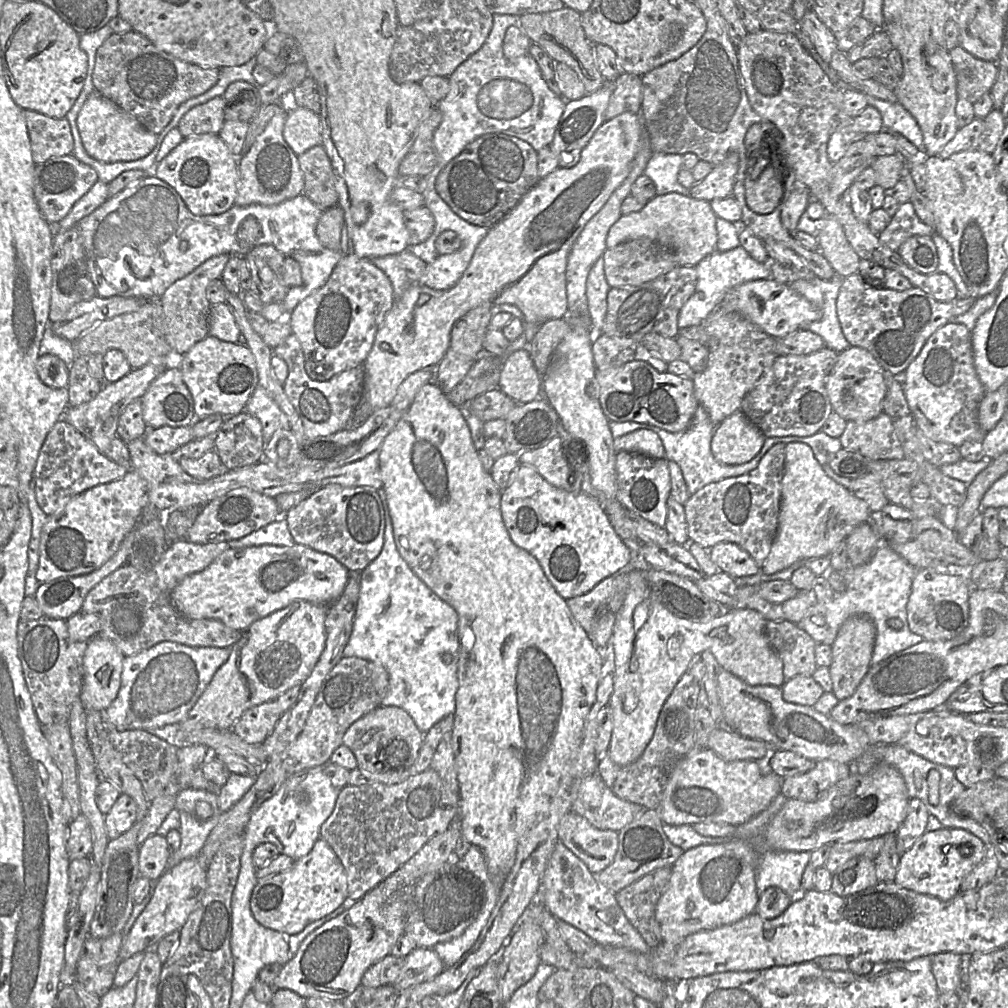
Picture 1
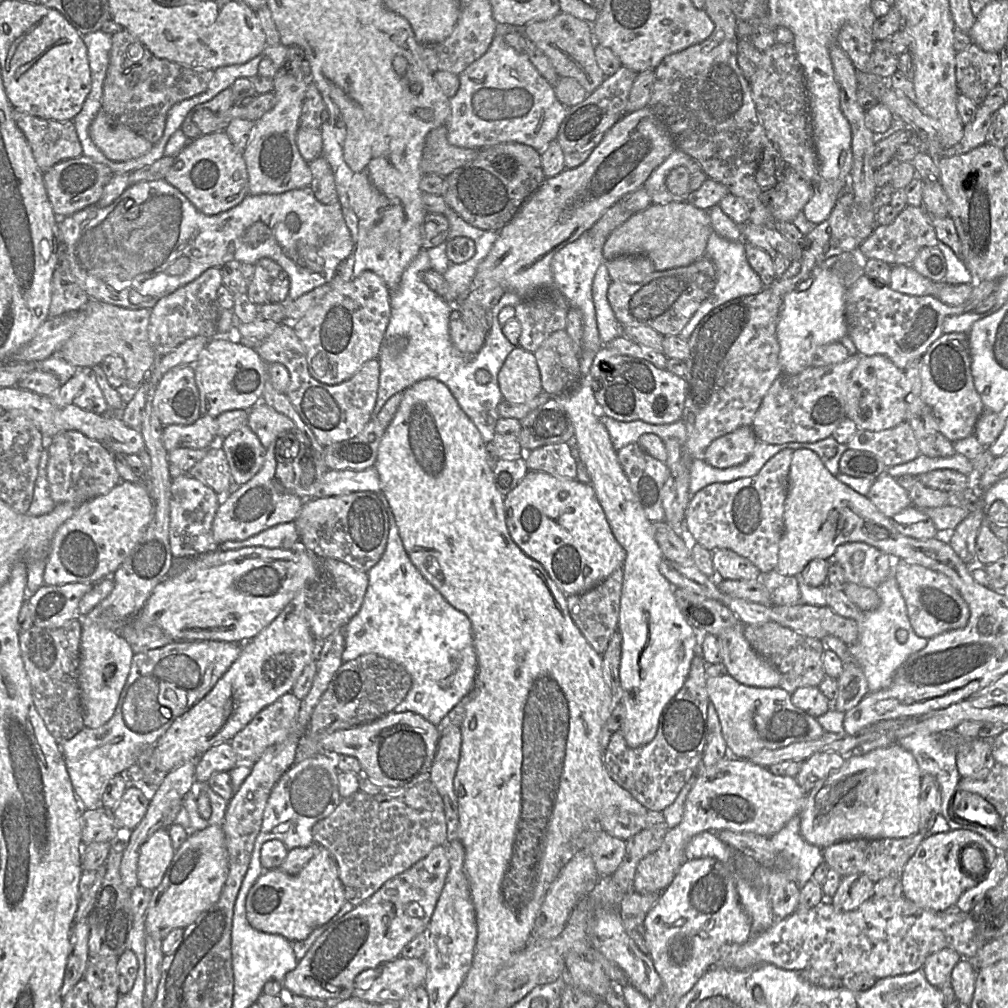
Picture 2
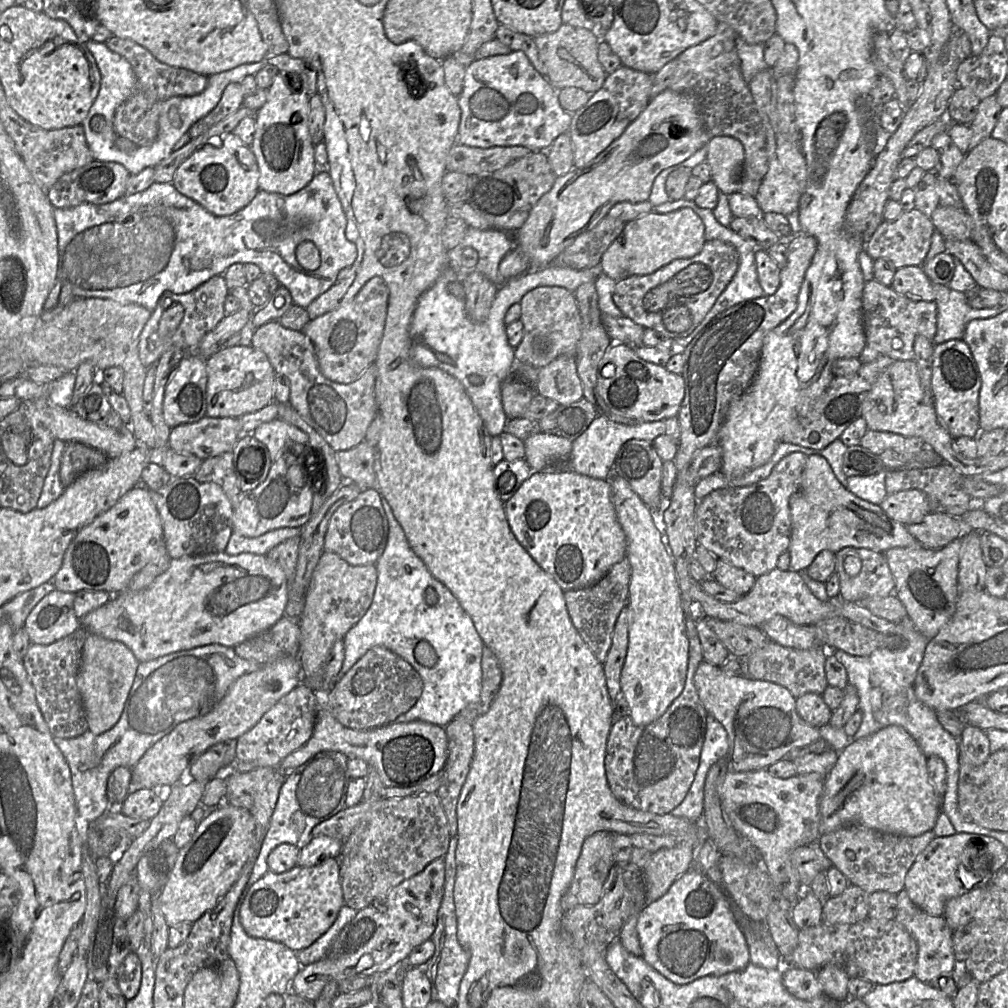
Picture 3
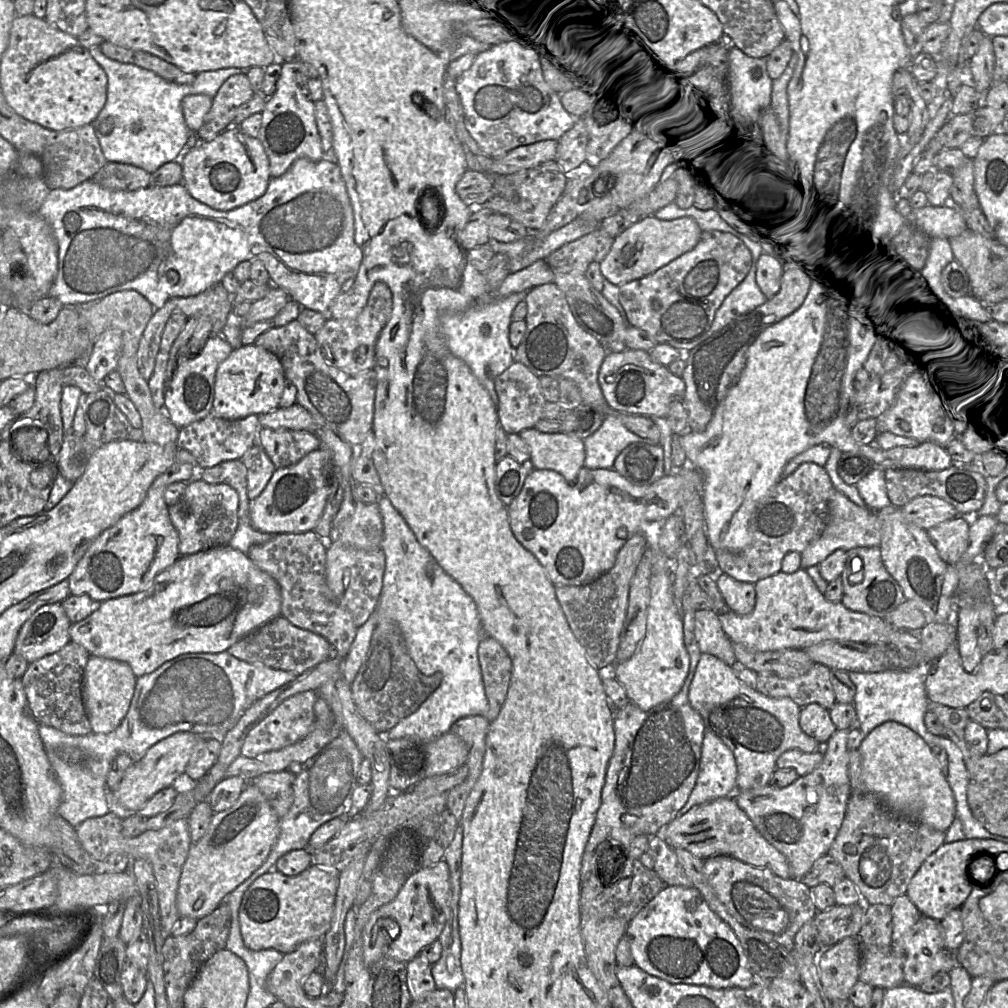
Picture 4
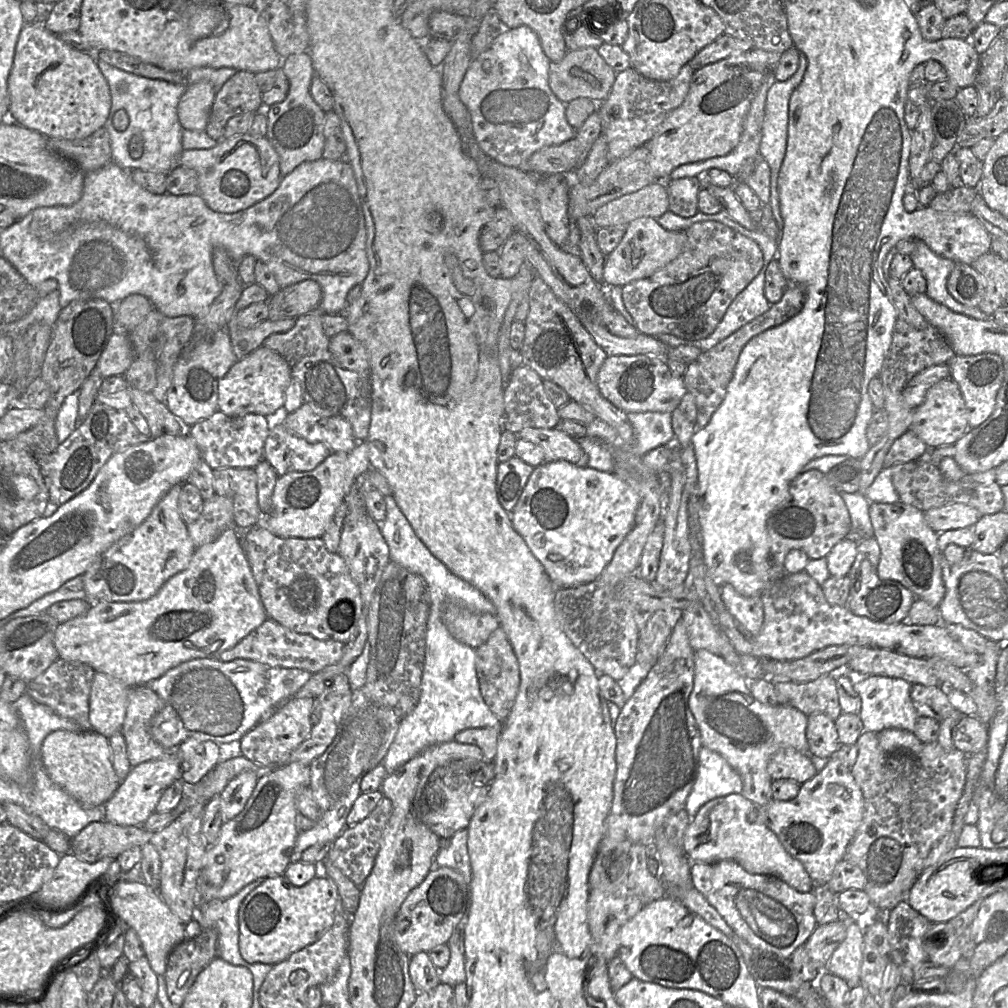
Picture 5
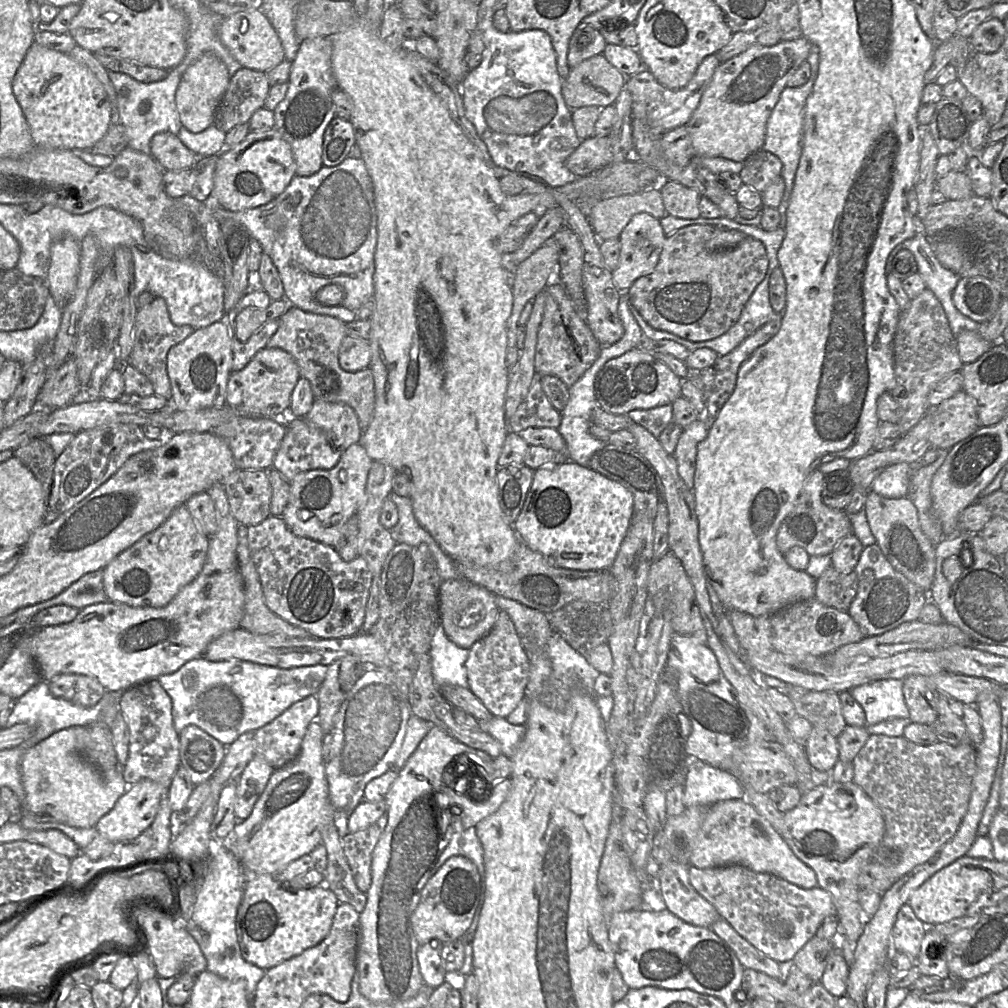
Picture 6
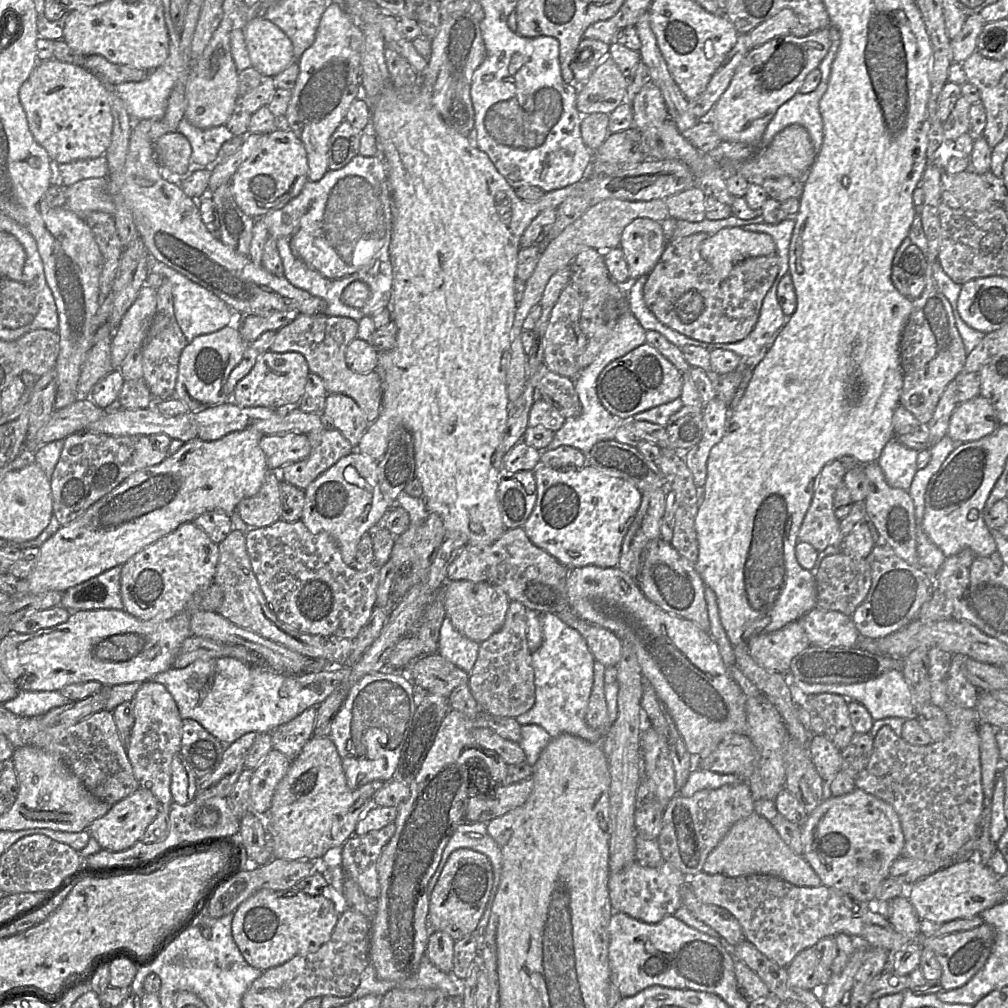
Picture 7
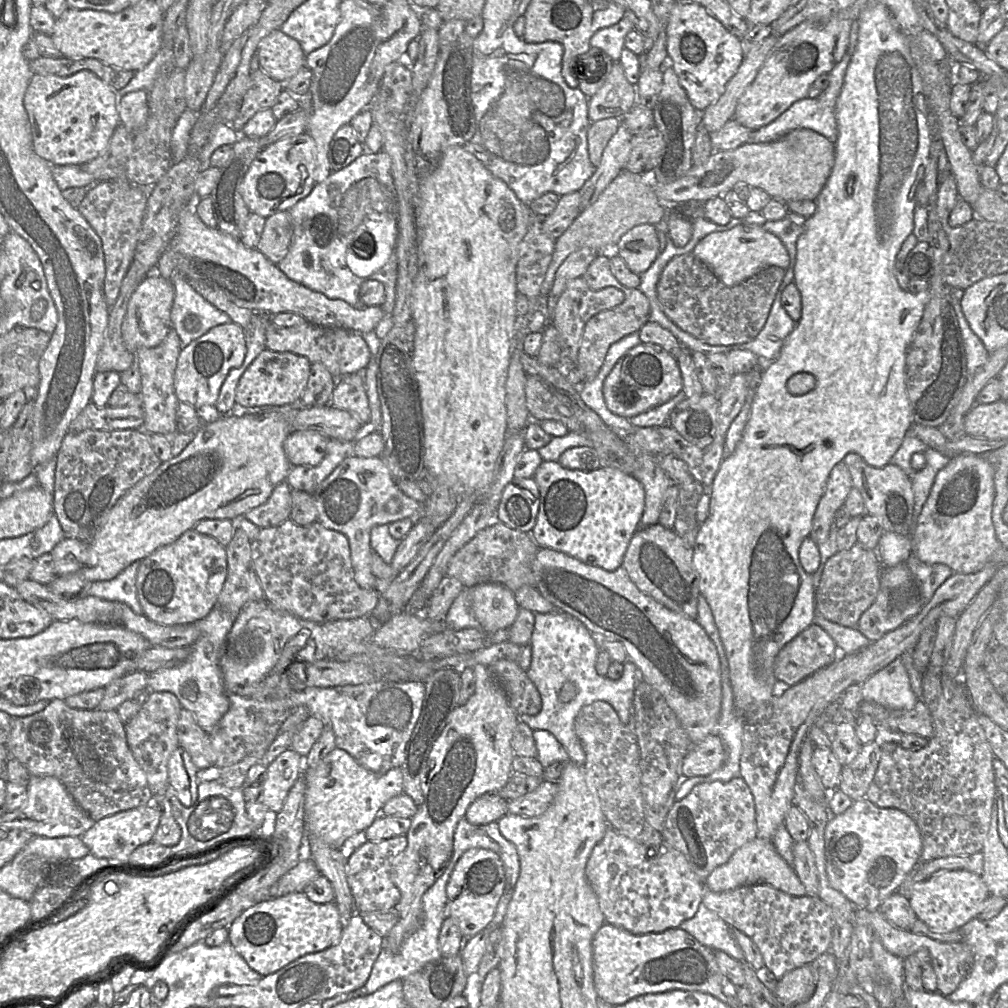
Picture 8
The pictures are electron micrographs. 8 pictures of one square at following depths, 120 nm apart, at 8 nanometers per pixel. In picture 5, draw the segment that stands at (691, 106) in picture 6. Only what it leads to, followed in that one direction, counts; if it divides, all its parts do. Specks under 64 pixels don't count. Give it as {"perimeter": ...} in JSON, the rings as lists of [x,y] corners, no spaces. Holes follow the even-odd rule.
{"perimeter":[[[687,63],[675,78],[668,81],[647,79],[634,68],[616,74],[609,95],[598,103],[596,110],[601,119],[601,133],[606,138],[610,162],[628,155],[653,137],[667,115],[685,100],[694,72]]]}

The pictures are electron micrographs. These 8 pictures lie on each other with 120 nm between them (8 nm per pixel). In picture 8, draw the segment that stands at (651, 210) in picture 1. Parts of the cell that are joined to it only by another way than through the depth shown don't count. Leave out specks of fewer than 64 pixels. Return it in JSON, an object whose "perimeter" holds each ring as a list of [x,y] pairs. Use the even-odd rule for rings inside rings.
{"perimeter":[[[637,225],[621,237],[613,252],[625,261],[632,272],[641,275],[660,254],[657,232],[655,225]]]}

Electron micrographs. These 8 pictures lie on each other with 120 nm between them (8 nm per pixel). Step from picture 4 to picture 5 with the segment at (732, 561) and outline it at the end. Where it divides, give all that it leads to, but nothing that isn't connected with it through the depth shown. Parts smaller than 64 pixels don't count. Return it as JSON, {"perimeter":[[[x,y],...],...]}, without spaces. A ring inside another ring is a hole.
{"perimeter":[[[816,469],[800,473],[790,483],[787,499],[770,512],[766,520],[766,529],[771,559],[782,568],[786,555],[792,549],[804,551],[810,559],[819,559],[826,557],[837,543],[852,535],[850,514],[840,493],[830,484],[826,474]]]}

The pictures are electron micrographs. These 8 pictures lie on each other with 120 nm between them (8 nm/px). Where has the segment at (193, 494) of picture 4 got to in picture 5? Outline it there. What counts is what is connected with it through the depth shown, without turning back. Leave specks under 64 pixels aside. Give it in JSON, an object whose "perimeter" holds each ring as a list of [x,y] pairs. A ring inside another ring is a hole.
{"perimeter":[[[214,495],[204,501],[199,518],[187,524],[189,535],[199,548],[215,541],[220,535],[231,527],[236,527],[231,499],[221,495]]]}

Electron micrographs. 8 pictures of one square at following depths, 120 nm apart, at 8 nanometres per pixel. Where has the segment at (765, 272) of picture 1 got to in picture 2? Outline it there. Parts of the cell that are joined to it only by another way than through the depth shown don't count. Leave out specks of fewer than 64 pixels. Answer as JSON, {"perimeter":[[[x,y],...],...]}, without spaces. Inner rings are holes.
{"perimeter":[[[714,231],[711,232],[704,256],[710,259],[714,264],[717,273],[717,282],[710,296],[701,303],[697,311],[693,314],[689,322],[682,329],[678,337],[688,341],[697,325],[713,309],[723,305],[730,300],[742,296],[755,295],[763,290],[764,286],[760,277],[753,270],[747,260],[745,246],[746,242],[743,240],[731,241],[719,236]]]}

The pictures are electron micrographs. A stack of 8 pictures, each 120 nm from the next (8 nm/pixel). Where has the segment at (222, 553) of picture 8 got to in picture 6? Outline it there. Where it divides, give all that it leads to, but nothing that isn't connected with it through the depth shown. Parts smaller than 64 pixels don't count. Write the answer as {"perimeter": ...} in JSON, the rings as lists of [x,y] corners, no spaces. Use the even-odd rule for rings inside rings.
{"perimeter":[[[181,504],[161,526],[124,550],[103,569],[103,583],[108,602],[124,603],[134,607],[166,606],[202,571],[209,541],[186,504]]]}

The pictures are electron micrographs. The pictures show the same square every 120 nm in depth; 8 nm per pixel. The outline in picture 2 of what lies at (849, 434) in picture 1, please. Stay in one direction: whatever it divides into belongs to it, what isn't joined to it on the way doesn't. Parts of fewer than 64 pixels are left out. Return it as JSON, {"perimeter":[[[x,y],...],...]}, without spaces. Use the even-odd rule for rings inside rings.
{"perimeter":[[[907,421],[878,432],[858,429],[846,445],[849,449],[873,453],[887,468],[905,464],[920,455],[914,432]]]}

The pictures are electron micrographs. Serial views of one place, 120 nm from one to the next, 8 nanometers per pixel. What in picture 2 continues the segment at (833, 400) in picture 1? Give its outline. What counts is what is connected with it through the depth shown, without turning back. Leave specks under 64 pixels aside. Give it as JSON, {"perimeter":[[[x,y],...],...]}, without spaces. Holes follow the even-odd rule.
{"perimeter":[[[882,355],[862,356],[847,381],[846,418],[861,430],[878,432],[893,428],[907,420],[906,396],[907,381],[903,370]]]}

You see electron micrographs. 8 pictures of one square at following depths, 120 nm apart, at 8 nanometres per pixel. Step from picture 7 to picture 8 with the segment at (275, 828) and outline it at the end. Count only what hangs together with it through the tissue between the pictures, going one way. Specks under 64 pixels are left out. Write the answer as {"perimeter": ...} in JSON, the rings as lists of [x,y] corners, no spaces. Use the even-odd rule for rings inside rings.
{"perimeter":[[[335,748],[312,768],[306,766],[304,758],[304,775],[305,839],[307,835],[314,835],[335,849],[370,827],[384,805],[404,792],[403,775],[399,767],[383,774],[374,773],[339,748]]]}

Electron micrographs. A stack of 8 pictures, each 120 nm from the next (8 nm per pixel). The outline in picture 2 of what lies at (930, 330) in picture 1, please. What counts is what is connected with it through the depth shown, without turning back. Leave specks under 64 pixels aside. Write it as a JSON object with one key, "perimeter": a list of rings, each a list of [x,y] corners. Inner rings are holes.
{"perimeter":[[[861,275],[847,288],[845,295],[847,335],[853,341],[857,354],[882,355],[904,371],[912,361],[920,359],[929,346],[943,334],[946,317],[973,310],[984,298],[996,293],[999,282],[1000,280],[975,282],[968,301],[952,306],[935,296],[902,294]]]}

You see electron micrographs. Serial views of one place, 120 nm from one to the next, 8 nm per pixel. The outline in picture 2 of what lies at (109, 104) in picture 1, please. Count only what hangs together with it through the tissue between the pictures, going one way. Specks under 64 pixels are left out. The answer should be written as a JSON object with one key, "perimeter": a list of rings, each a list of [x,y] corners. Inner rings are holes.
{"perimeter":[[[103,109],[92,121],[89,134],[96,147],[115,162],[141,157],[154,145],[129,128],[115,124]]]}

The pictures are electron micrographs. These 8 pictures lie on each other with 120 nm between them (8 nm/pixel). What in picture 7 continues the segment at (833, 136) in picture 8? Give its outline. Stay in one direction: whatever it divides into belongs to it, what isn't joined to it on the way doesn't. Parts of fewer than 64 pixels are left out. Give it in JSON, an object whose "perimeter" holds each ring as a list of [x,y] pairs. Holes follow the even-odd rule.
{"perimeter":[[[831,28],[831,41],[831,47],[819,66],[821,72],[820,84],[810,93],[797,92],[778,108],[762,136],[760,149],[766,148],[775,135],[786,127],[799,124],[809,132],[815,152],[820,150],[824,129],[819,103],[827,90],[831,66],[840,44],[839,34],[834,28]]]}

